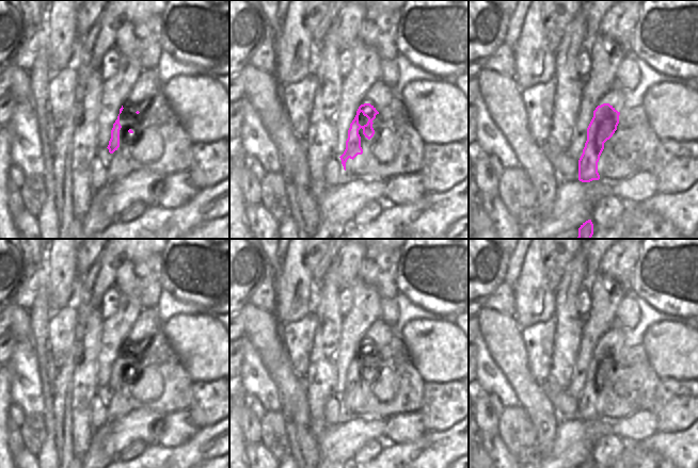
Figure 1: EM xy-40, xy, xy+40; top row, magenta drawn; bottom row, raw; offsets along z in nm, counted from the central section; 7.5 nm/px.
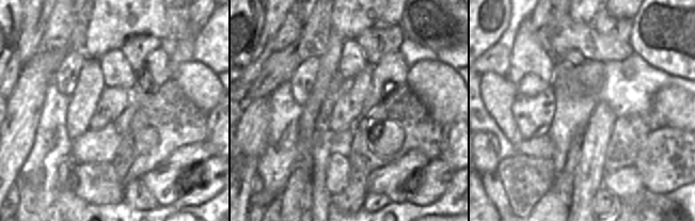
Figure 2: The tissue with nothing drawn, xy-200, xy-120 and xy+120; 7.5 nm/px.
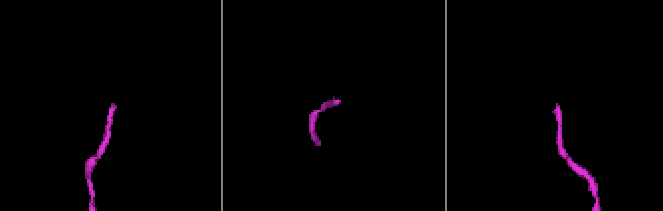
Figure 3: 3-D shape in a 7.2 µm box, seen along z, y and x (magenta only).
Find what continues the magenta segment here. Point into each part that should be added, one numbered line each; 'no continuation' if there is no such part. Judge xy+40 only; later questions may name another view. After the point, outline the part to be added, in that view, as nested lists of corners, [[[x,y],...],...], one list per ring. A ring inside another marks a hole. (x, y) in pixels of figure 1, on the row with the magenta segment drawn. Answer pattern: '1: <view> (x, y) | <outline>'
1: xy+40 (615, 97) | [[[613,86],[600,100],[599,106],[609,103],[615,110],[621,112],[625,108],[625,98],[623,96],[623,88],[620,86]]]

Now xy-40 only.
1: xy-40 (148, 85) | [[[143,69],[132,90],[123,102],[121,126],[134,124],[152,100],[164,90],[157,69]]]

